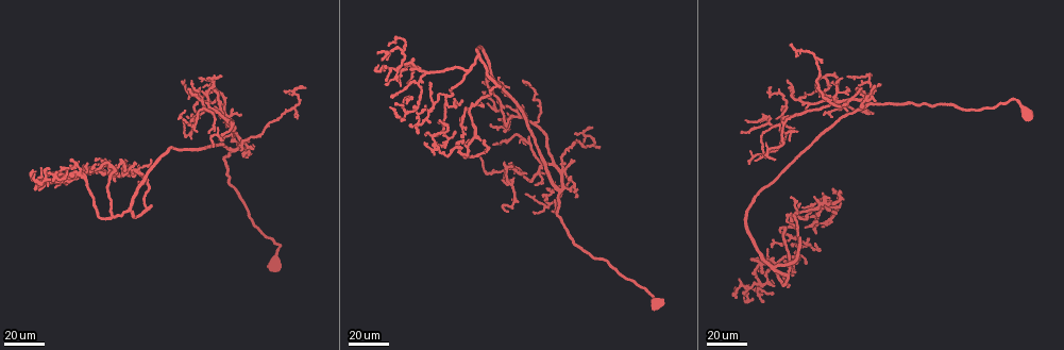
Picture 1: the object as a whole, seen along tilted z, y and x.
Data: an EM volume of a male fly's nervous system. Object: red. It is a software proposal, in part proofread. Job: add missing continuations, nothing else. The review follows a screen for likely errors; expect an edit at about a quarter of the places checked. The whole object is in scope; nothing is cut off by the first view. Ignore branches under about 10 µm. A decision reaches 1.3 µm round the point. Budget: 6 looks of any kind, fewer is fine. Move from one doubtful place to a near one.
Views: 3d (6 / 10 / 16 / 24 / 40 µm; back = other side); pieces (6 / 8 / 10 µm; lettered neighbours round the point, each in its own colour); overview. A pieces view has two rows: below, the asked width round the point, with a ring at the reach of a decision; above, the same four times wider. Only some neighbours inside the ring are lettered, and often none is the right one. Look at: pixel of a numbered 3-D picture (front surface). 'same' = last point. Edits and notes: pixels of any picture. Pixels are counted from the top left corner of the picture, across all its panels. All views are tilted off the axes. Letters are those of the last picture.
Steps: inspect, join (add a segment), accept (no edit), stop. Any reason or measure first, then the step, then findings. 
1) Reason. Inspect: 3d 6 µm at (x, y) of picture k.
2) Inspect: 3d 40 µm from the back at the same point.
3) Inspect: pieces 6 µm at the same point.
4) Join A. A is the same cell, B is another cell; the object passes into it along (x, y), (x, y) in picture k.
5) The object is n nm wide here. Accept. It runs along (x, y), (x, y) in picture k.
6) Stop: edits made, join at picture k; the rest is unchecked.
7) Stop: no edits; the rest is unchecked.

An open end. Inspect: 3d 40 µm at (818, 250) of picture 1.

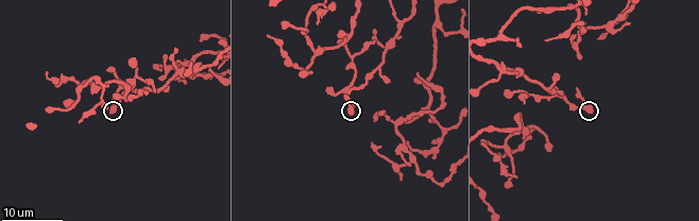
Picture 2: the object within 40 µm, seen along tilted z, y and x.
Inspect: pieces 6 µm at (113, 112) of picture 2.

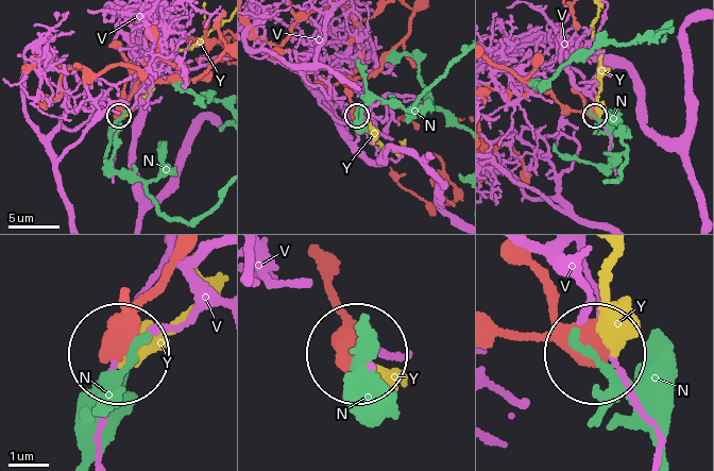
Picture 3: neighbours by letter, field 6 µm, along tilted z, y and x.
Accept. N, V and Y are other cells; it runs along (499, 326), (588, 353) in picture 3; none of them fits.

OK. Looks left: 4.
End of a long branch. Inspect: 3d 24 µm at (393, 95) of picture 1.

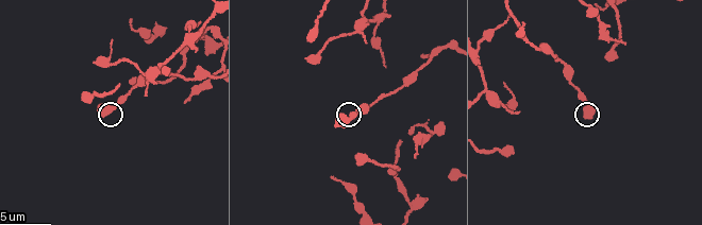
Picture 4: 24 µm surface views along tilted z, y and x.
See the neighbours. Inspect: pieces 8 µm at (100, 111) of picture 4.

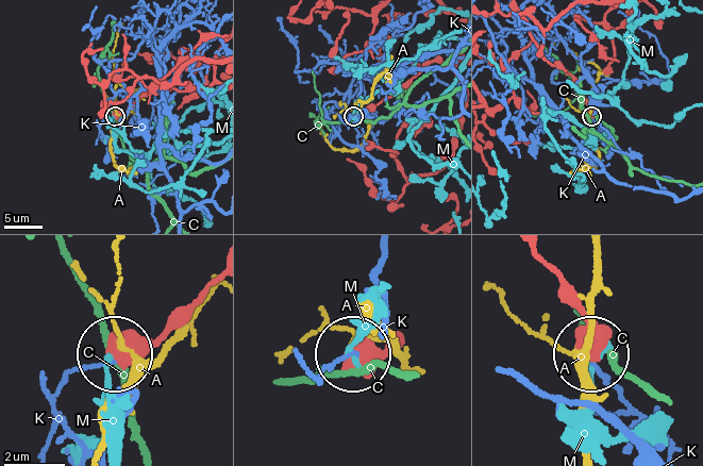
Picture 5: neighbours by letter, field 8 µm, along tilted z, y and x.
Accept. A, C, K and M are other cells; no lettered segment goes on from it.

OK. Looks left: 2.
Free end. Inspect: 3d 40 µm at (829, 208) of picture 1.

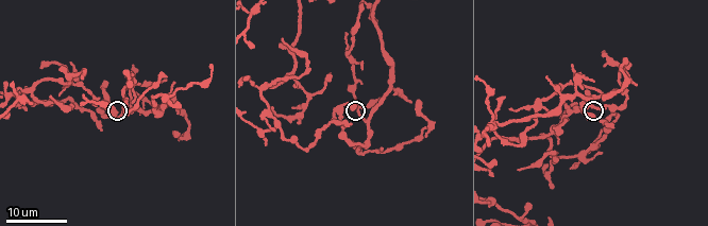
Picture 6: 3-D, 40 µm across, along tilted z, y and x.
Inspect: pieces 10 µm at (593, 114) of picture 6.

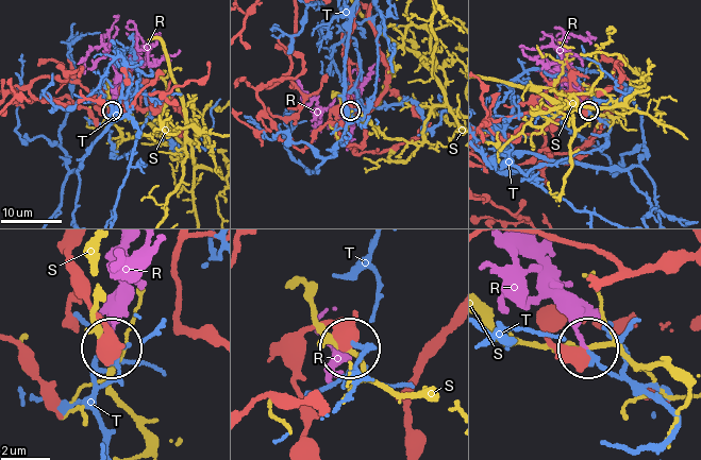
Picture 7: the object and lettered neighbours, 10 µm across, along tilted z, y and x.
The object is 540 nm wide here. Accept. R, S and T are other cells; no lettered segment goes on from it.

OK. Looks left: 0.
Stop: no edits; the rest is unchecked.

